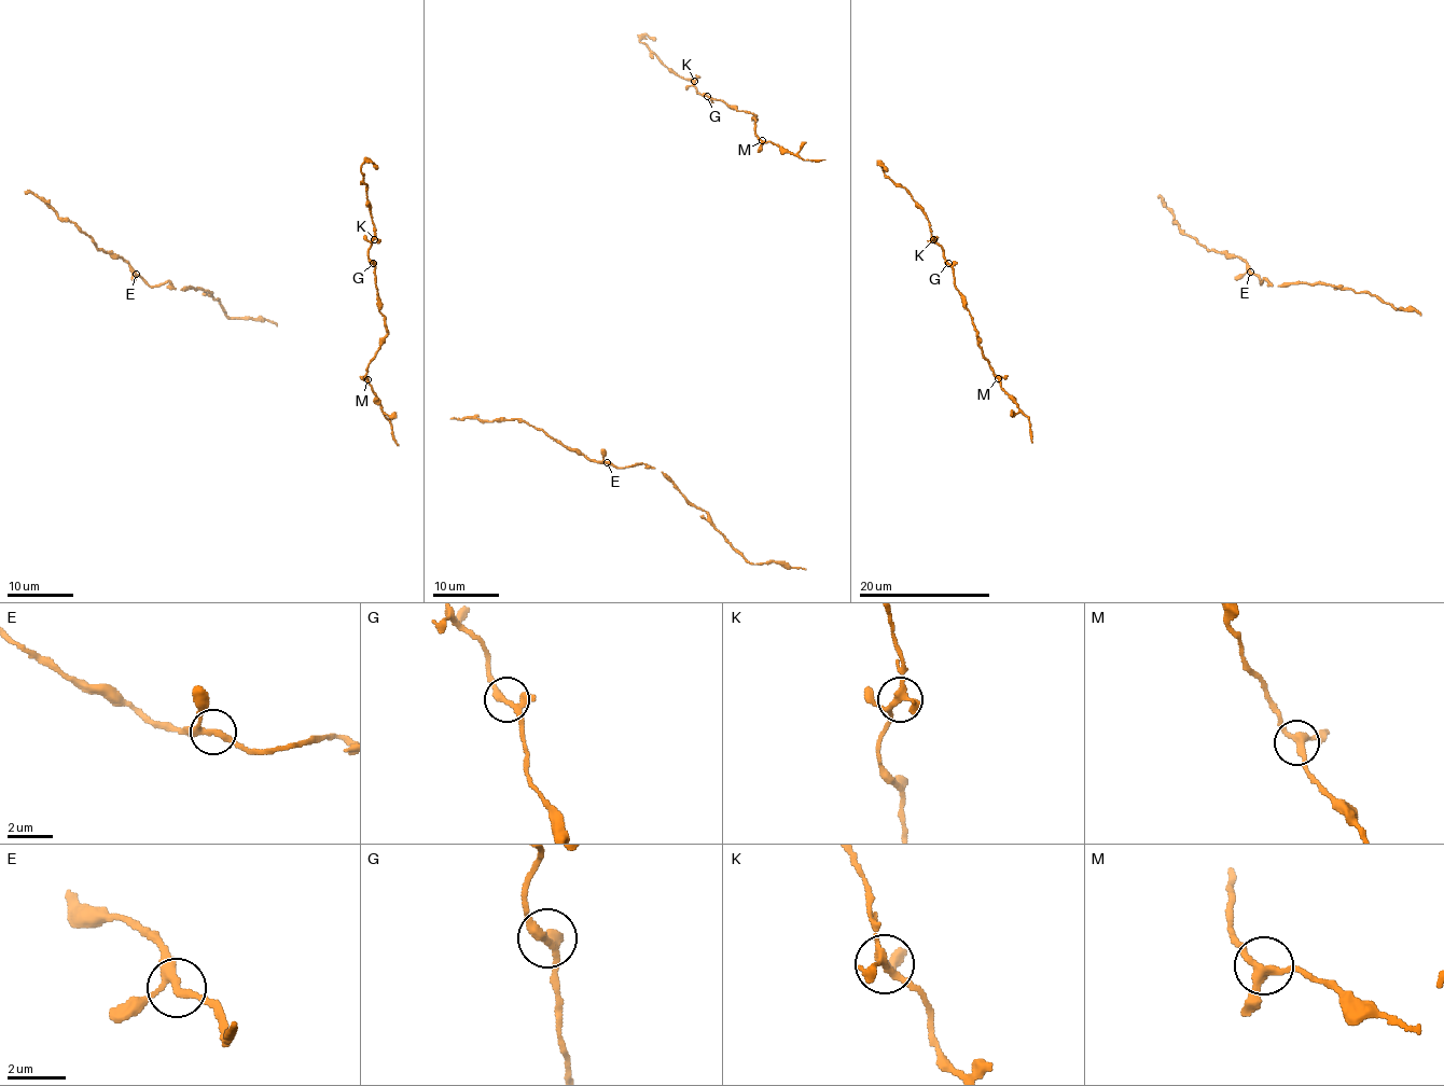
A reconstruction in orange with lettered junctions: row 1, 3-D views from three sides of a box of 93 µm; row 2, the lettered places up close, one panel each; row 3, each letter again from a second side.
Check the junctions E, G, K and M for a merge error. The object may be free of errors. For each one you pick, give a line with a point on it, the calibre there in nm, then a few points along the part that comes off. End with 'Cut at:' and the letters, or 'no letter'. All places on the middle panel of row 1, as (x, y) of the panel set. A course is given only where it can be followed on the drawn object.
Cut at: no letter

